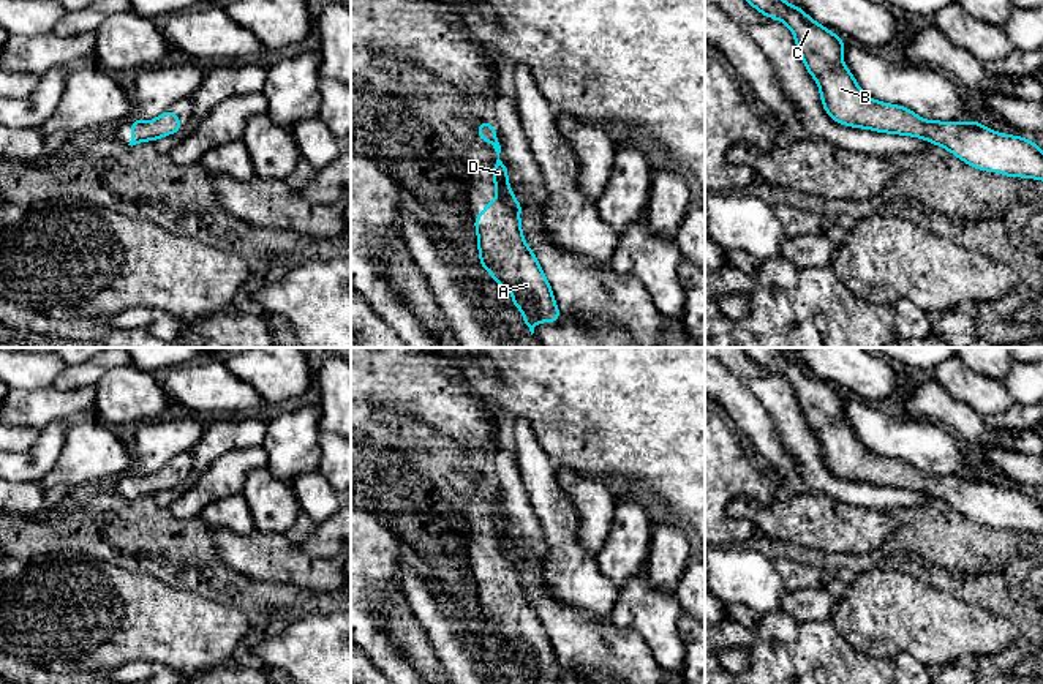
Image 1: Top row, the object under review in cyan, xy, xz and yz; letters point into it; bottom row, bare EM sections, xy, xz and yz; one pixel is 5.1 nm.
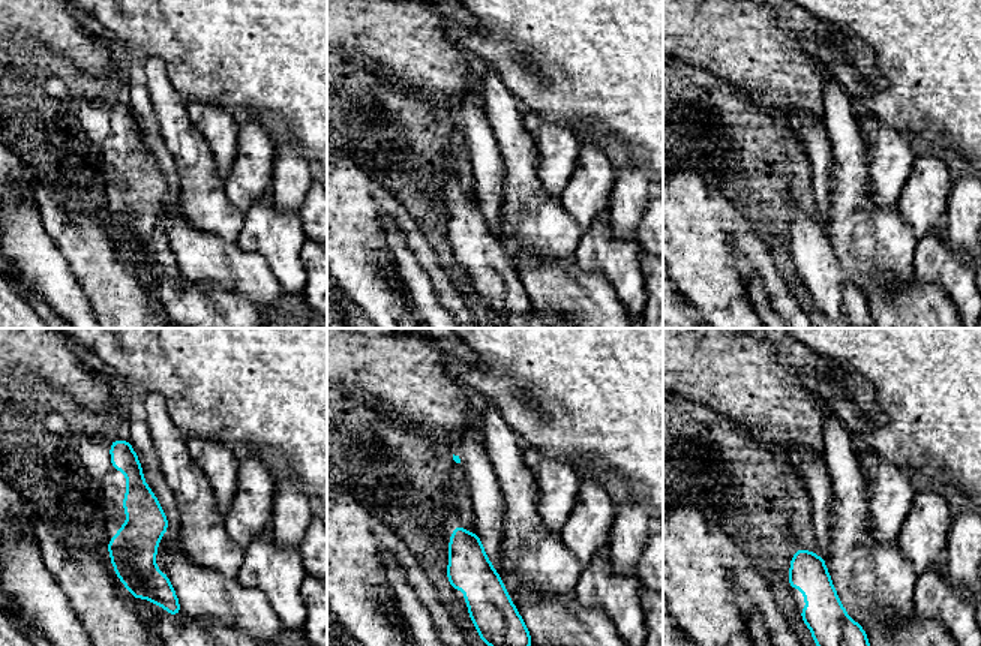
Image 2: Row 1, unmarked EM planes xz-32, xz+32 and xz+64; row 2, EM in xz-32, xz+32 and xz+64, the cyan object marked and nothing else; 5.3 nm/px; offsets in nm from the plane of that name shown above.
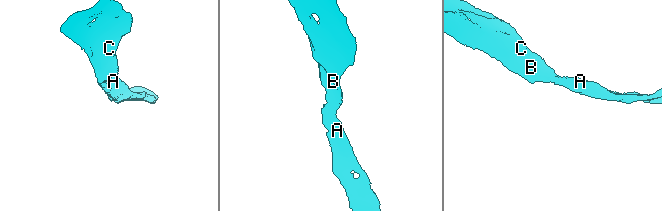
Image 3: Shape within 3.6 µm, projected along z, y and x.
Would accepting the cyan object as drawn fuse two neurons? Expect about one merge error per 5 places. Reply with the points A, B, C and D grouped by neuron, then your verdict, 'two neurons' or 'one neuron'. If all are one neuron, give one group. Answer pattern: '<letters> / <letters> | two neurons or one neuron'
A B C D | one neuron

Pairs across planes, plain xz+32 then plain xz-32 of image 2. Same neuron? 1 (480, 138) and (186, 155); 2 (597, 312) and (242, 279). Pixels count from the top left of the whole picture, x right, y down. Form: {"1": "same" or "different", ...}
{"1": "different", "2": "same"}

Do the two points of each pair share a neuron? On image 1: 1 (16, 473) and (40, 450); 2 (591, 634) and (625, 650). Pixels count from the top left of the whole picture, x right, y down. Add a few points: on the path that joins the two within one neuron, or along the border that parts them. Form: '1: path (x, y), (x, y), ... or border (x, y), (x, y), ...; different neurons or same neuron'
1: path (24, 468), (35, 466), (40, 458); same neuron
2: path (599, 634), (604, 634), (617, 646); same neuron

